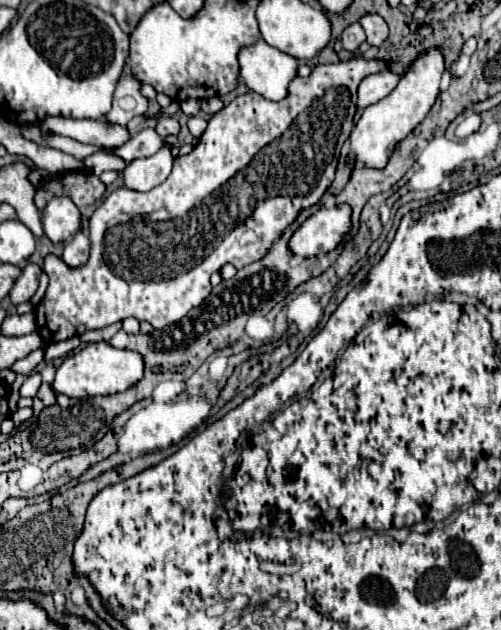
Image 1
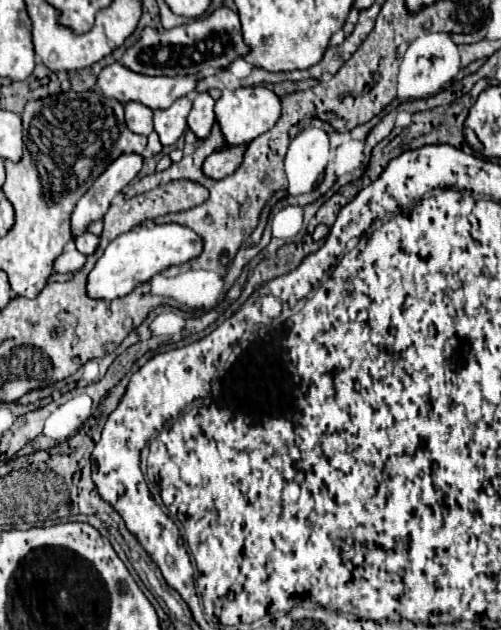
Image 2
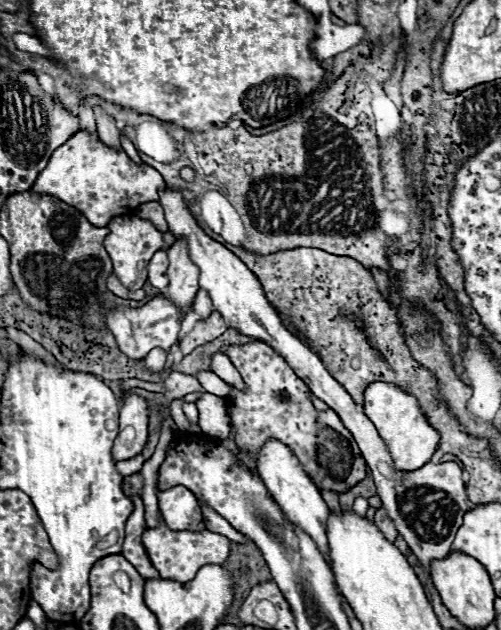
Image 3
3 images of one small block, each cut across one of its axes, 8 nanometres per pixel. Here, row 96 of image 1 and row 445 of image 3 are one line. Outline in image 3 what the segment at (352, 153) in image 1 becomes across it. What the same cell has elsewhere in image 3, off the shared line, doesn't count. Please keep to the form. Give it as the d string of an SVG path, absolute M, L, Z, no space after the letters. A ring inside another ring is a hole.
M372 382L366 392L364 392L364 414L372 420L372 424L376 426L380 438L384 440L394 468L396 470L416 470L422 468L424 464L430 462L432 454L436 452L438 446L438 432L428 424L426 416L422 414L418 402L414 396L402 392L398 386L394 384L384 384L384 382Z

